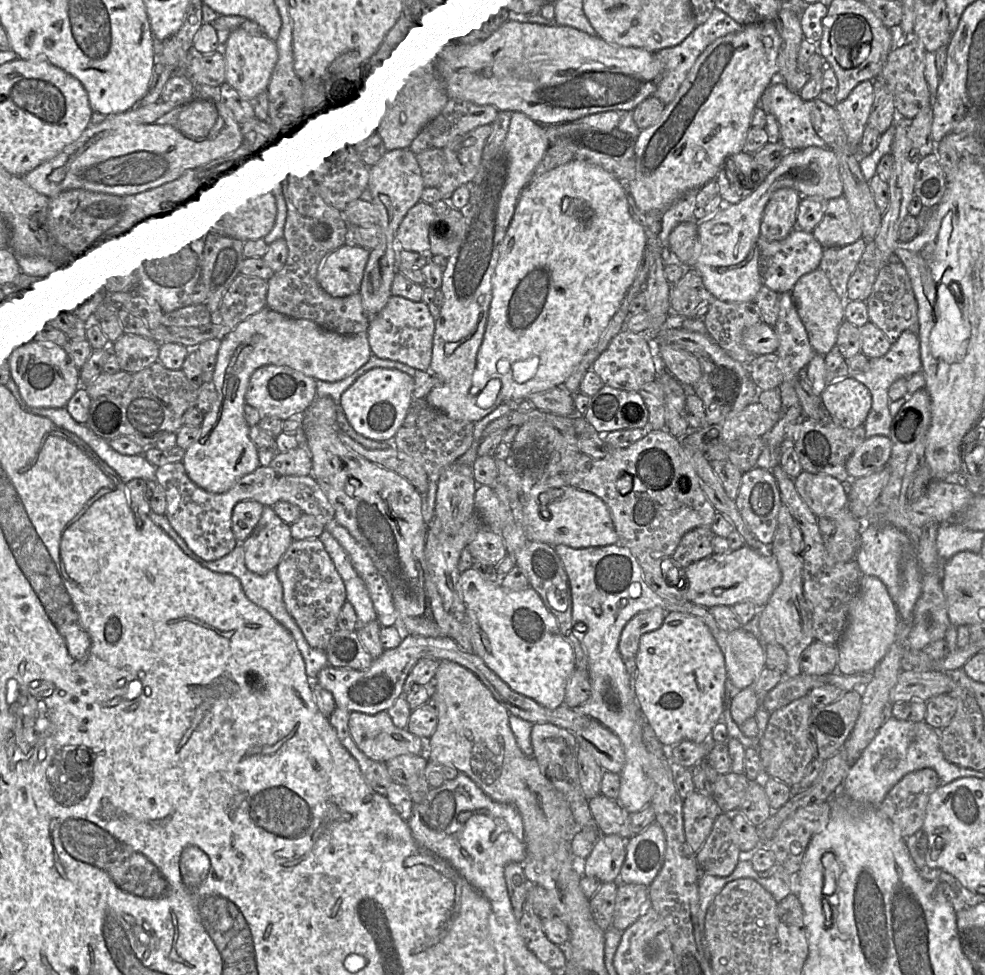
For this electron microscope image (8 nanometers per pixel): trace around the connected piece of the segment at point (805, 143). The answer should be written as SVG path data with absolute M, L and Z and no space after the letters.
M777 74L774 82L764 91L759 104L767 104L769 113L779 125L780 141L790 151L810 146L827 147L813 128L811 112L815 101L803 100L799 93L790 91Z

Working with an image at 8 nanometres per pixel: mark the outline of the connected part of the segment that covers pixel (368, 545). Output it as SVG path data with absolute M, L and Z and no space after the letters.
M326 424L304 430L312 459L312 475L335 511L335 521L346 528L383 577L394 603L397 626L405 635L449 636L449 616L425 559L427 524L422 516L423 496L404 477L357 454L340 440L334 427Z

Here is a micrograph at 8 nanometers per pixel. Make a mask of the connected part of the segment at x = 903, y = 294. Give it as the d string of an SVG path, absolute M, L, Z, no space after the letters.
M889 262L883 266L876 277L872 292L866 300L869 322L876 325L893 344L903 331L909 330L918 334L917 301L911 285L910 277L901 262Z

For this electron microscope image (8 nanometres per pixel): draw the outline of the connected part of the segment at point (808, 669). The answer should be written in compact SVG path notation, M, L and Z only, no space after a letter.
M814 640L801 654L801 672L808 675L824 675L836 671L837 645L827 645Z

